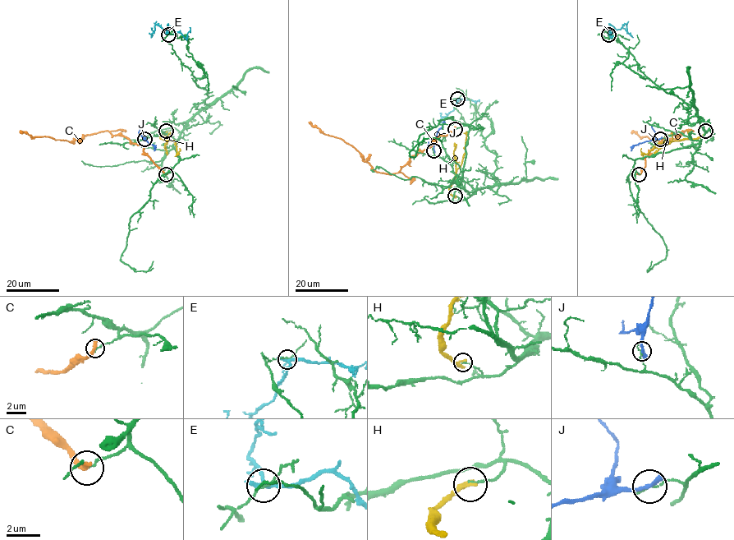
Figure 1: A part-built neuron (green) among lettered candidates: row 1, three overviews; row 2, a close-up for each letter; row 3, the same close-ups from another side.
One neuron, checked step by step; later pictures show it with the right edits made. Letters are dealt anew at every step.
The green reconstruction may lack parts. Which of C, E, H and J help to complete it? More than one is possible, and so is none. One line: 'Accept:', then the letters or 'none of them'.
Accept: none of them

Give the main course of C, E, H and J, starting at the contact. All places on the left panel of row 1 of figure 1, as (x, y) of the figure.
C: (166, 174), (141, 146), (122, 135), (103, 131), (70, 141), (50, 136), (31, 136), (20, 131)
E: (168, 34), (157, 24), (150, 37)
H: (167, 131), (160, 137), (173, 140), (177, 154), (180, 148)
J: (144, 139), (153, 145), (153, 150)

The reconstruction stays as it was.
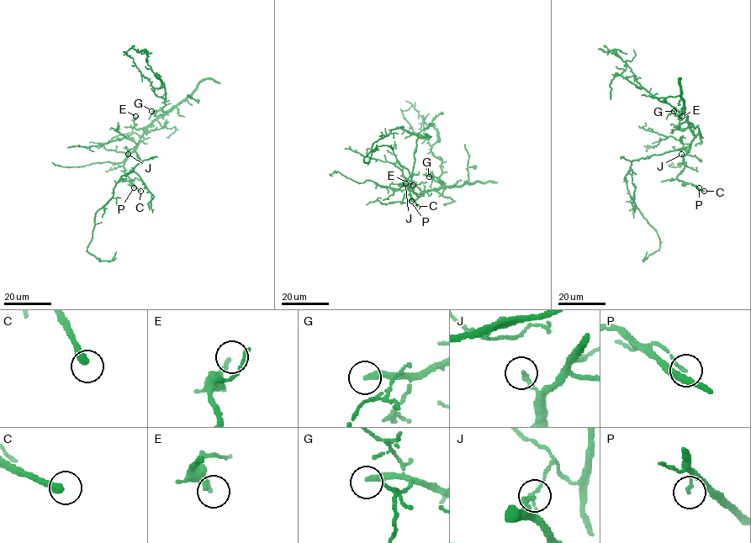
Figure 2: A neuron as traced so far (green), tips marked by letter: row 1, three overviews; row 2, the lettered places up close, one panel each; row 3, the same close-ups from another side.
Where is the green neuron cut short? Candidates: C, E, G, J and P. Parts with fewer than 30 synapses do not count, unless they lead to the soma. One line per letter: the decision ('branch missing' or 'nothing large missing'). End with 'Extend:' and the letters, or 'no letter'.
C: branch missing
E: nothing large missing
G: branch missing
J: nothing large missing
P: nothing large missing
Extend: C, G

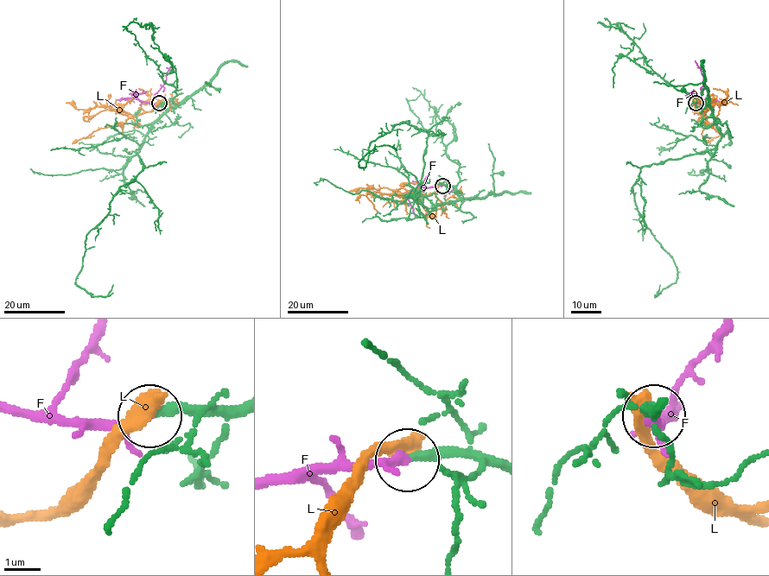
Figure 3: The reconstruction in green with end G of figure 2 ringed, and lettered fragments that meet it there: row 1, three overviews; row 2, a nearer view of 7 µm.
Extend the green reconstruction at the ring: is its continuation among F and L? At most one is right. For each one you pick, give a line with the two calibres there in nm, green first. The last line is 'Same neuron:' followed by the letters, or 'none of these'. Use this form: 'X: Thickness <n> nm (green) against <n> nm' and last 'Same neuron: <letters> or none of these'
F: Thickness 300 nm (green) against 200 nm
Same neuron: F

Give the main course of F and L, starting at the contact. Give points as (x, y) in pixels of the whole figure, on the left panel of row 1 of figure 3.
F: (159, 103), (150, 104), (132, 98), (120, 99), (129, 101), (133, 98)
L: (159, 103), (150, 111), (129, 117), (120, 124), (98, 128), (83, 138), (94, 135)

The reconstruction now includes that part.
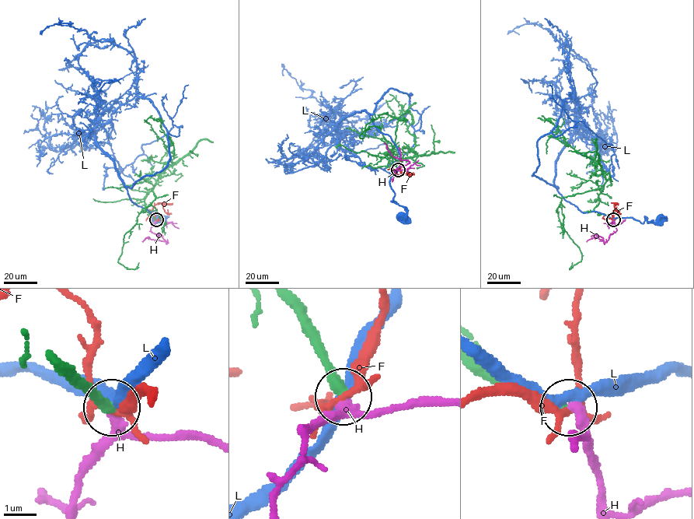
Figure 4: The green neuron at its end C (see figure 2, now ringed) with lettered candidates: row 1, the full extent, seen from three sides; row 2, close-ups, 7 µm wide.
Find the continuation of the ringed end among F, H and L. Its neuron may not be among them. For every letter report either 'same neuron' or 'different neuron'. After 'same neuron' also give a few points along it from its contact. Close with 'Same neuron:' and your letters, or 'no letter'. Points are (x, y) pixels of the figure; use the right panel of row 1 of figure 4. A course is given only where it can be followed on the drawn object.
F: different neuron
H: same neuron | via (613, 219), (616, 231), (610, 234), (605, 242), (597, 236), (586, 241)
L: different neuron
Same neuron: H

